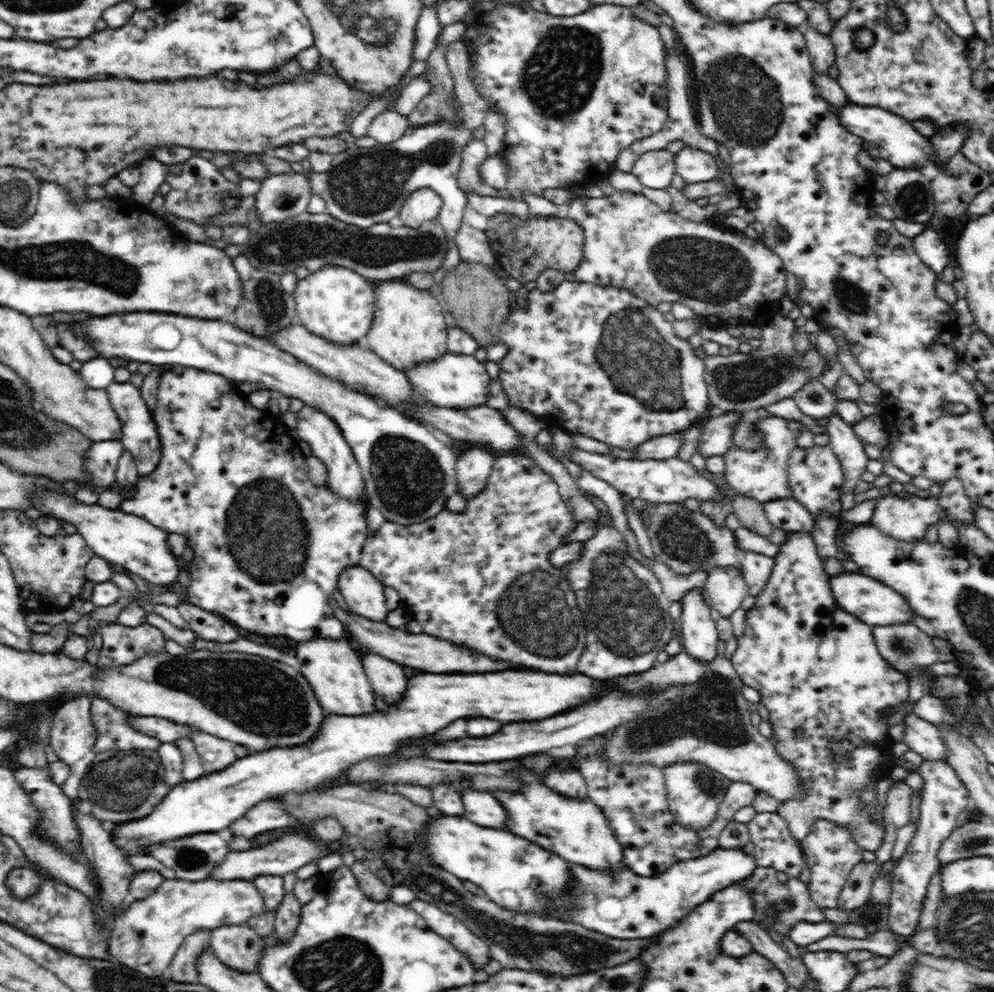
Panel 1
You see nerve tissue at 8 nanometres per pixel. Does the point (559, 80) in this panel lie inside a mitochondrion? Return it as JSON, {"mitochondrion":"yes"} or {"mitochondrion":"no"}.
{"mitochondrion":"yes"}

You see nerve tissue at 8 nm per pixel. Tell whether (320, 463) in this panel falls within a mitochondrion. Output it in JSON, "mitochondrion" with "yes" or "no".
{"mitochondrion":"no"}

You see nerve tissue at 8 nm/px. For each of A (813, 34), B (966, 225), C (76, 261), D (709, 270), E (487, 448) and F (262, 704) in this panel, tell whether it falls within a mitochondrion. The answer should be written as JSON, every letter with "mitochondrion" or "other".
{"A":"other","B":"other","C":"mitochondrion","D":"mitochondrion","E":"other","F":"mitochondrion"}

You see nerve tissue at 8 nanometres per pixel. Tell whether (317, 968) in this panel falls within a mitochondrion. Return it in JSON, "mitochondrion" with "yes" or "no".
{"mitochondrion":"yes"}

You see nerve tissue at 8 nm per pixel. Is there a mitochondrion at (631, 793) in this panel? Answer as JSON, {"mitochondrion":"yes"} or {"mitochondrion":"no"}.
{"mitochondrion":"no"}

